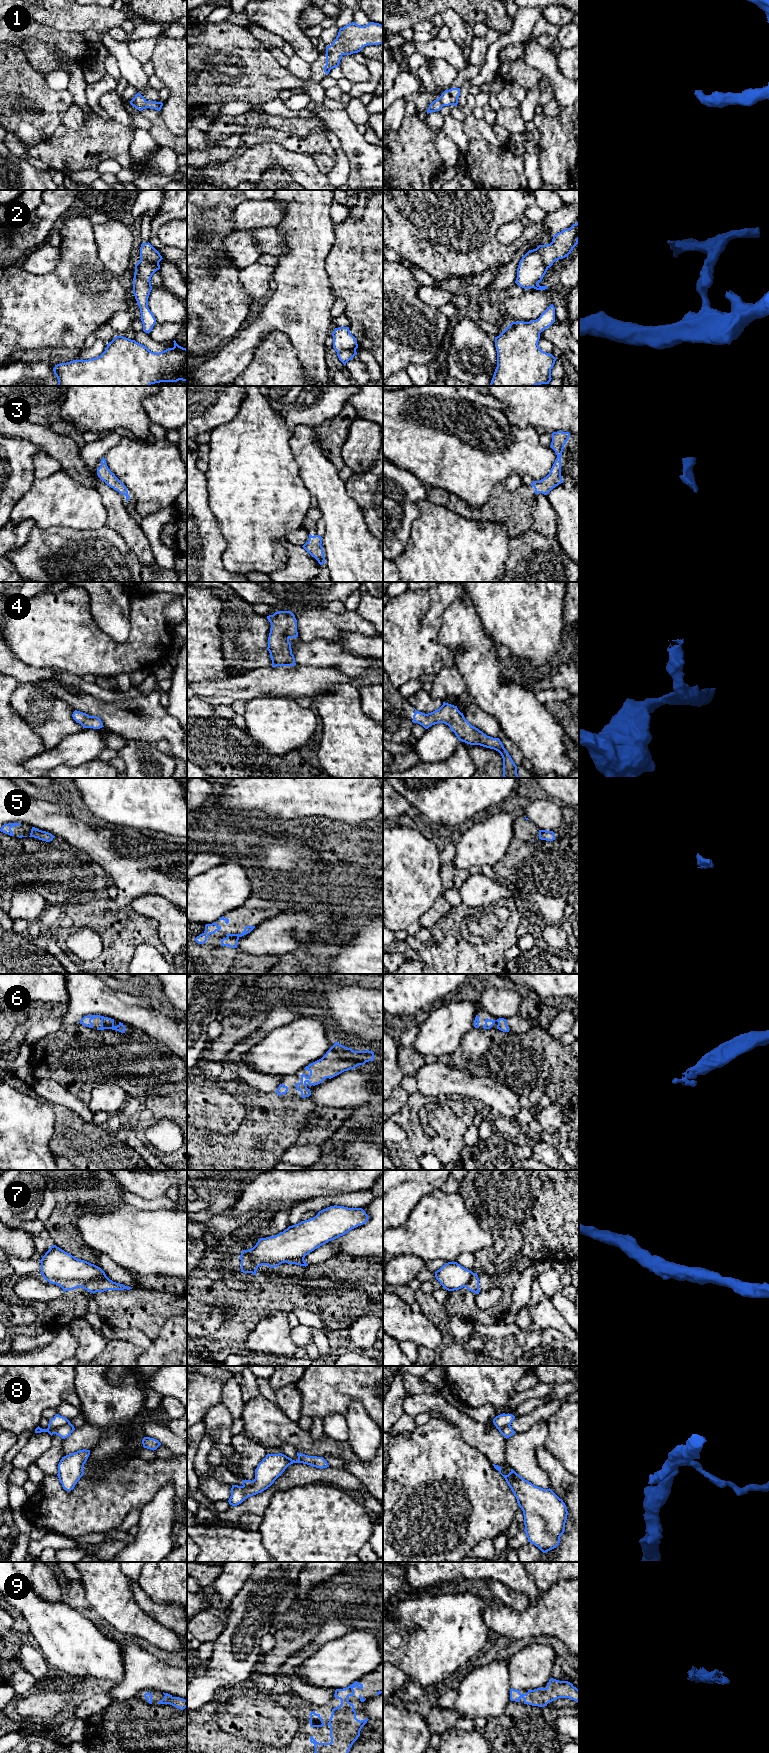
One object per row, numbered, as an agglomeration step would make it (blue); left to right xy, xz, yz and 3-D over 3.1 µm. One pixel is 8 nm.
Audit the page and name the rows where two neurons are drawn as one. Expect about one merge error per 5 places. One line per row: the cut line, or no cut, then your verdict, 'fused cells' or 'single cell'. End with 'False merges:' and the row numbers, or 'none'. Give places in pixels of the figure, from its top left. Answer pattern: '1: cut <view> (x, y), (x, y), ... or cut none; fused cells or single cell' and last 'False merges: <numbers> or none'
1: cut none; single cell
2: cut yz (535, 249), (547, 268); fused cells
3: cut none; single cell
4: cut none; single cell
5: cut none; single cell
6: cut none; single cell
7: cut xy (105, 1275), (89, 1280), (47, 1280); fused cells
8: cut xy (69, 1421), (51, 1430), (46, 1430); fused cells
9: cut none; single cell
False merges: 2, 7, 8

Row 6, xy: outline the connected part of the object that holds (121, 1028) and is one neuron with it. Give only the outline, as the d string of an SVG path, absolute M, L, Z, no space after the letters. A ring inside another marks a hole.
M87 1015L87 1016L84 1016L80 1020L79 1023L86 1026L86 1027L93 1028L93 1024L92 1024L91 1020L95 1019L97 1017L99 1017L101 1019L101 1027L97 1028L97 1030L112 1029L112 1030L119 1031L121 1033L125 1033L126 1028L123 1025L123 1023L119 1022L119 1024L117 1026L115 1026L114 1025L114 1019L104 1017L104 1016L100 1016L100 1015Z

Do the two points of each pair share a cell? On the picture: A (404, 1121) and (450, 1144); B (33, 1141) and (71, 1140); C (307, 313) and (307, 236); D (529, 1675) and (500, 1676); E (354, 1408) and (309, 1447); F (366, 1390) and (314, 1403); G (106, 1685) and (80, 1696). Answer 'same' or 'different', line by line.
A: same
B: different
C: same
D: different
E: different
F: same
G: same

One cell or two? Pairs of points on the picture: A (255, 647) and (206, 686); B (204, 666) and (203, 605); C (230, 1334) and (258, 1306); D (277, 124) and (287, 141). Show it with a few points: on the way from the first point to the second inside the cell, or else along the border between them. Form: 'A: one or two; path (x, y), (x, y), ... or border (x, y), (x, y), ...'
A: two; border (253, 668), (243, 674), (231, 677)
B: one; path (201, 651), (201, 620)
C: one; path (232, 1326), (250, 1308)
D: two; border (258, 129), (274, 128), (304, 136)

